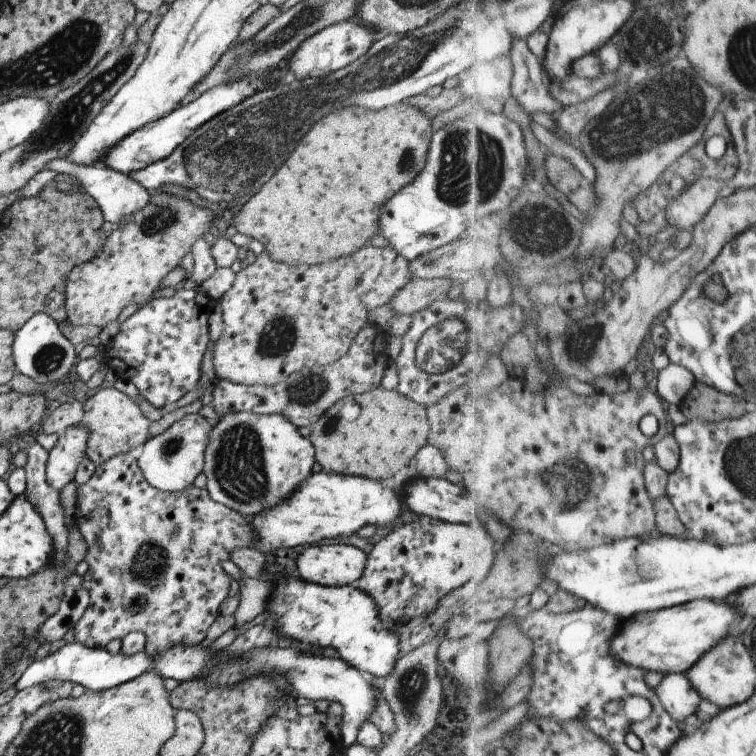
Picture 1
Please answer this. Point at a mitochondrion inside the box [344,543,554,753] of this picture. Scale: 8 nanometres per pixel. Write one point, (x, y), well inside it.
(411, 693)

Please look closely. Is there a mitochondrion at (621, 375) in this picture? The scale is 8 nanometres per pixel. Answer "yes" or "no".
no

